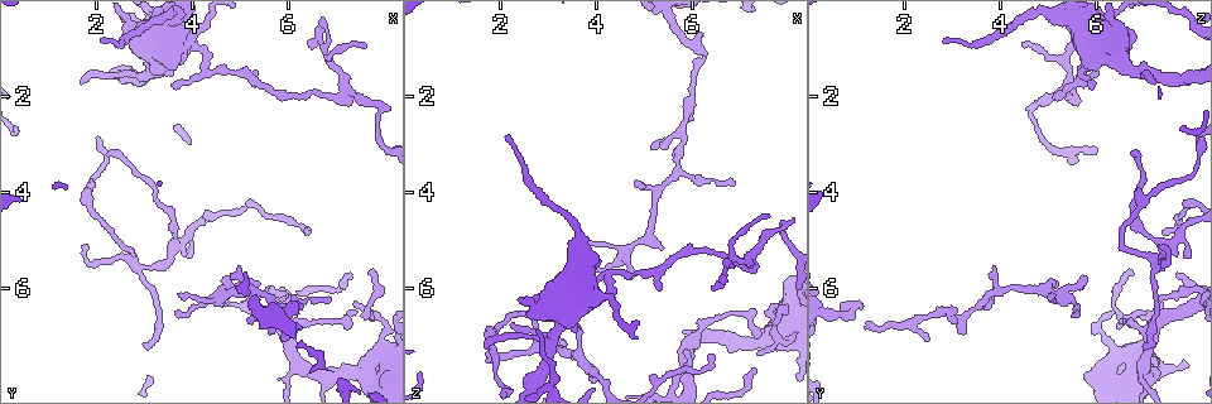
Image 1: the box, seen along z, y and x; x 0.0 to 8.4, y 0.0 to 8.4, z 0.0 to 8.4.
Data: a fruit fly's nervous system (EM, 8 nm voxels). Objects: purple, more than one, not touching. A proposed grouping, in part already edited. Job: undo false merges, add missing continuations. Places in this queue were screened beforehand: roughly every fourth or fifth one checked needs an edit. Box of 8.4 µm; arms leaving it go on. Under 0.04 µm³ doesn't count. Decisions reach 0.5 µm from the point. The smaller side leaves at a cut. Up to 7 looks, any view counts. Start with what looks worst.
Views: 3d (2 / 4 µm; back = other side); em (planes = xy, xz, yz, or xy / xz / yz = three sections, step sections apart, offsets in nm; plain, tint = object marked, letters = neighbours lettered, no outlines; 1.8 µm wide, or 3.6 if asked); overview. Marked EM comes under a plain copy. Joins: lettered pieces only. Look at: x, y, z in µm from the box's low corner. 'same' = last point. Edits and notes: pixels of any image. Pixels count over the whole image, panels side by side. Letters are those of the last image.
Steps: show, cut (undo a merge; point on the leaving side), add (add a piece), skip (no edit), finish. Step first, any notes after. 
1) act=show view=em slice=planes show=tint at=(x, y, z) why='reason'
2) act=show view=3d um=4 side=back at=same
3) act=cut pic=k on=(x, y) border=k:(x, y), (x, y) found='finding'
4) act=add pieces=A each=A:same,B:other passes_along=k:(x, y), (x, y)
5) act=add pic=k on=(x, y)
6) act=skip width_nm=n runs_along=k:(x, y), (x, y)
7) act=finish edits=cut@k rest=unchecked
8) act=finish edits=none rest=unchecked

act=show view=3d um=2 at=(4.70, 5.75, 5.80) why='thin end'

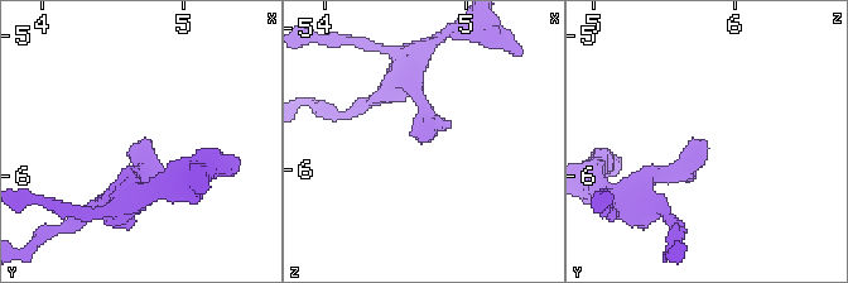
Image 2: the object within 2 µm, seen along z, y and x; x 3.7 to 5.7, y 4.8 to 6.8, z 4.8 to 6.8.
act=show view=em slice=yz step=4 show=letters at=(4.70, 5.76, 5.80) why='shape alone is not enough'

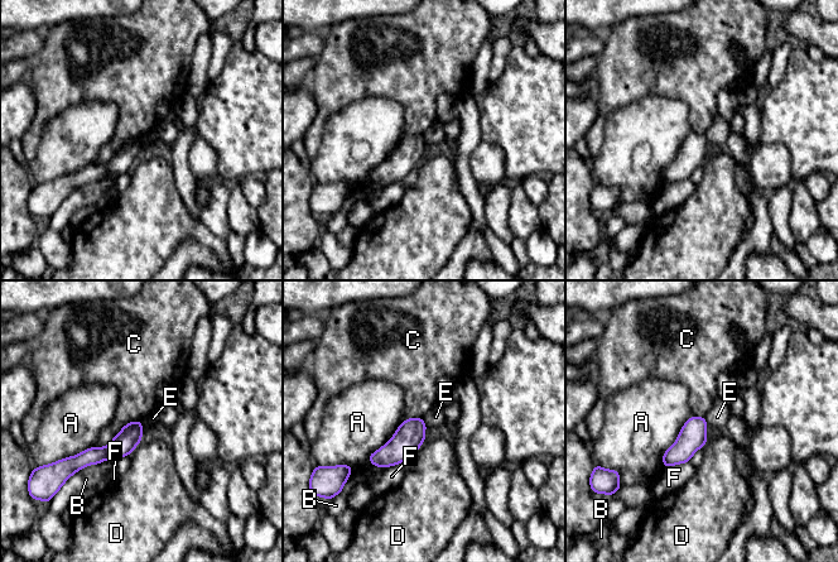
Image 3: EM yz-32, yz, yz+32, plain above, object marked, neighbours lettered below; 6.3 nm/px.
act=skip each=A:other,B:other,C:other,D:other,E:other,F:other border=3:(422, 418), (427, 426) found='none of them fits'

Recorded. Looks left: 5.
act=show view=3d um=2 at=(3.05, 5.55, 7.25) why='abrupt turn'

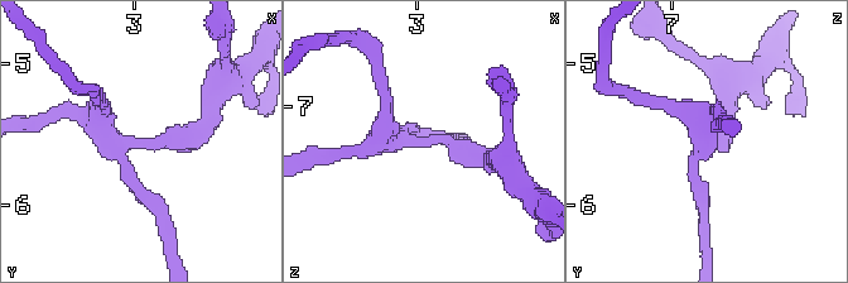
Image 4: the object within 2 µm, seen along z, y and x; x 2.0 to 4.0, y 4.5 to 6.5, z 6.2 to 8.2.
act=show view=em slice=planes show=letters at=(3.12, 5.56, 7.22)

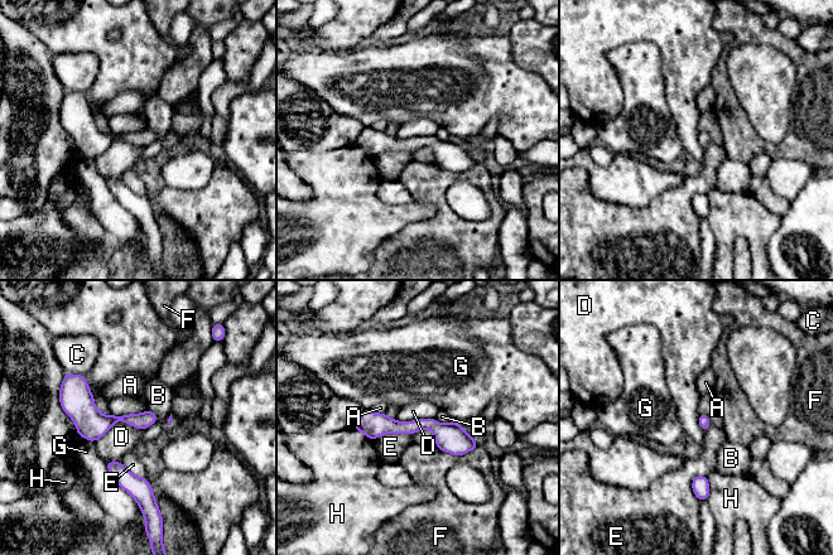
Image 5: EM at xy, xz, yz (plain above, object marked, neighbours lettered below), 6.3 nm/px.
act=skip each=A:other,B:other,C:other,D:other,E:other,F:other,G:other,H:other runs_along=5:(359, 426), (433, 425), (472, 445) found='continuous, no second cell'

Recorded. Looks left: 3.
act=show view=3d um=2 at=(5.00, 5.55, 3.95) why='branch stops here'

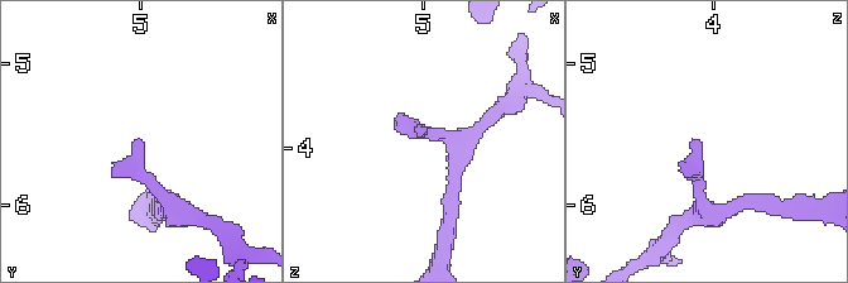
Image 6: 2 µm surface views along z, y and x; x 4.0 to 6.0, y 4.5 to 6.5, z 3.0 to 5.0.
act=show view=em slice=planes show=letters at=(4.98, 5.54, 3.90)

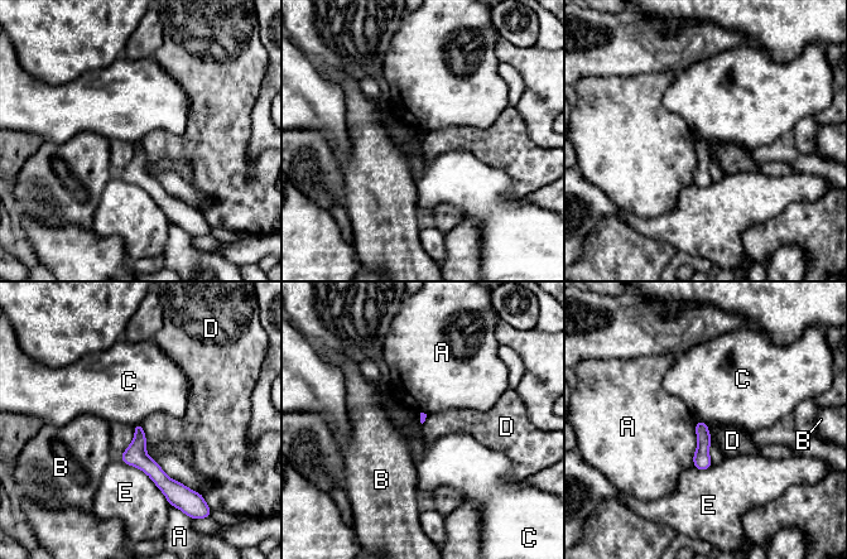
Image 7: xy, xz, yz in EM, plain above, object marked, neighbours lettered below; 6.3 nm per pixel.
act=skip each=A:other,B:other,C:other,D:other,E:other border=7:(139, 423), (147, 447) found='none of them fits'

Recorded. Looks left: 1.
act=finish edits=none rest=unchecked

